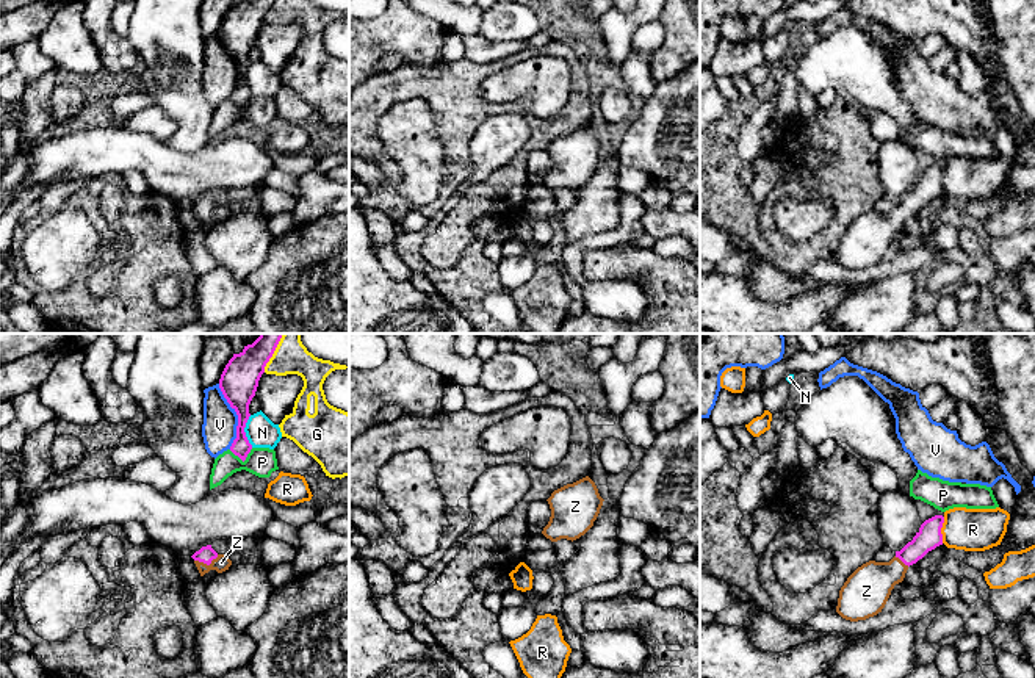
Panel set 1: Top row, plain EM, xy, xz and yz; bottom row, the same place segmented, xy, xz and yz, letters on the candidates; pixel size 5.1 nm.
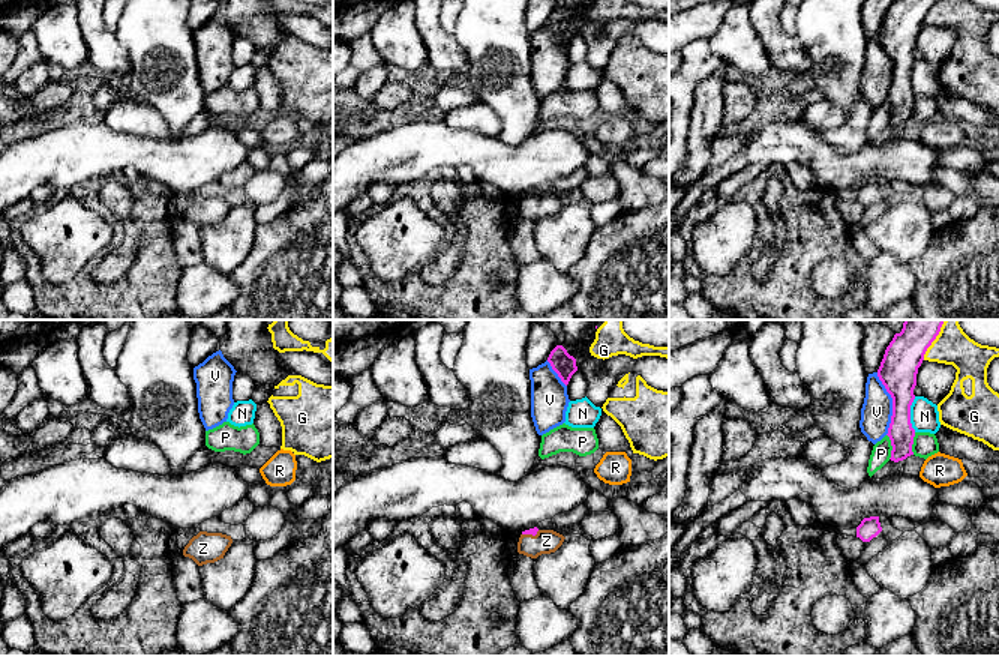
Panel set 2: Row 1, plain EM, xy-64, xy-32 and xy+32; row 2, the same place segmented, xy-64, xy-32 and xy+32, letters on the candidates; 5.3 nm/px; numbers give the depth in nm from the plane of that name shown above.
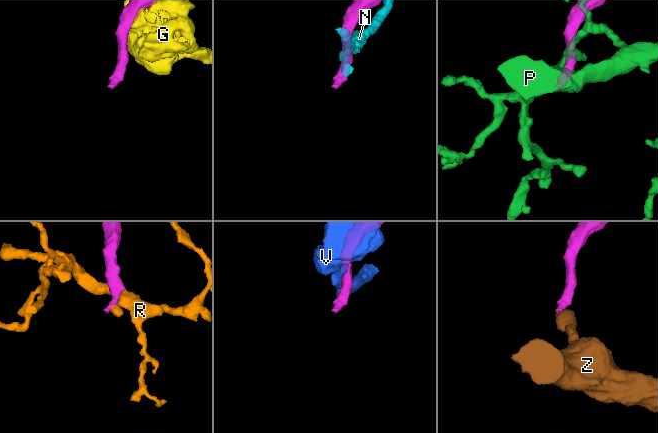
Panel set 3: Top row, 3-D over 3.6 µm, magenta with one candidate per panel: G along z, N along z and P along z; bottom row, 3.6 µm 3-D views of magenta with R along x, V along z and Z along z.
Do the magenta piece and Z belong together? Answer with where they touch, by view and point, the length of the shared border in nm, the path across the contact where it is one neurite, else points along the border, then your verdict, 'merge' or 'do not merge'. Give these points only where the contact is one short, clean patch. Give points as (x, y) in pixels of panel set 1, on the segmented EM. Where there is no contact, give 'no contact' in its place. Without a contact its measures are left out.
contact xy (205, 562); length 130 nm; way xy (205, 555), (205, 562), (221, 562); merge

